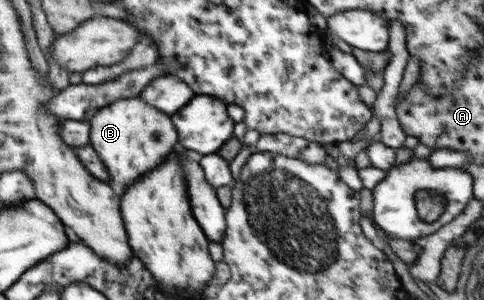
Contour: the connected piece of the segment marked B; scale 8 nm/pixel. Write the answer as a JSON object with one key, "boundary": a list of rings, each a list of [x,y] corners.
{"boundary":[[[139,97],[117,99],[99,107],[90,119],[90,146],[99,154],[110,172],[110,179],[123,188],[133,186],[138,178],[146,177],[155,166],[161,166],[173,152],[176,126],[171,118]]]}

